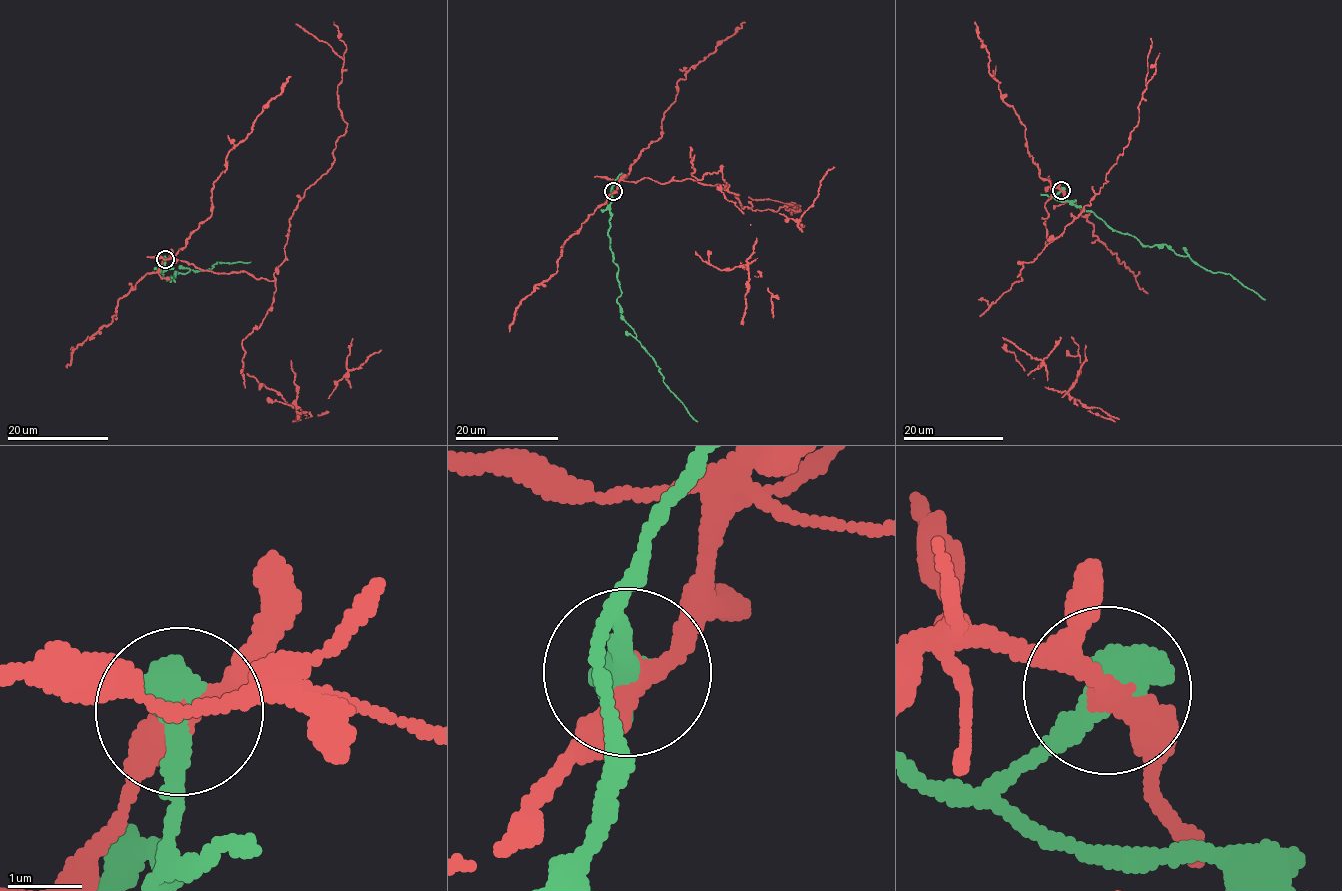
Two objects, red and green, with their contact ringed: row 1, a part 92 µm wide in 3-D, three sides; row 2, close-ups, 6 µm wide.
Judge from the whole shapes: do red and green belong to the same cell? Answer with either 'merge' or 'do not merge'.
do not merge

